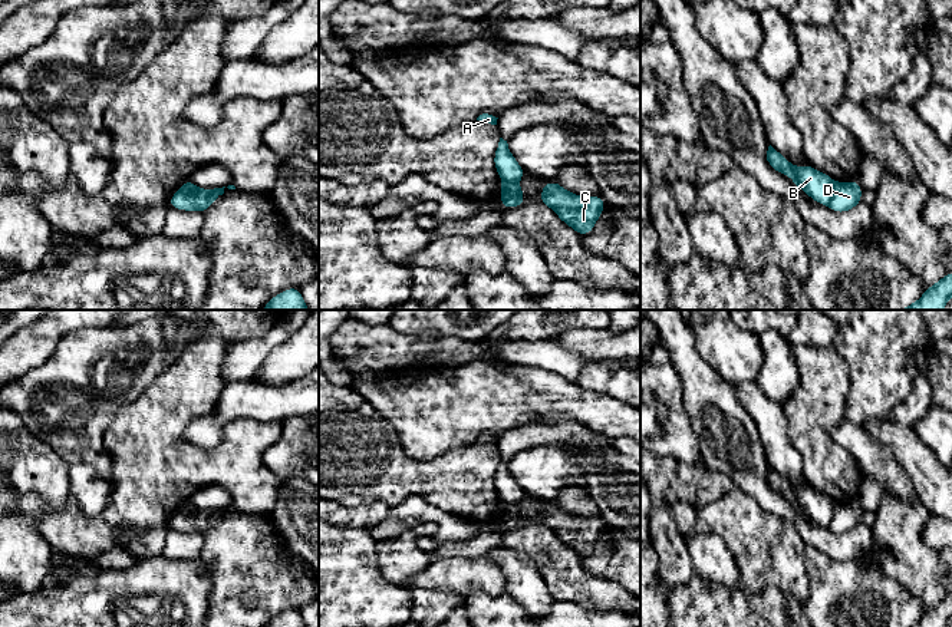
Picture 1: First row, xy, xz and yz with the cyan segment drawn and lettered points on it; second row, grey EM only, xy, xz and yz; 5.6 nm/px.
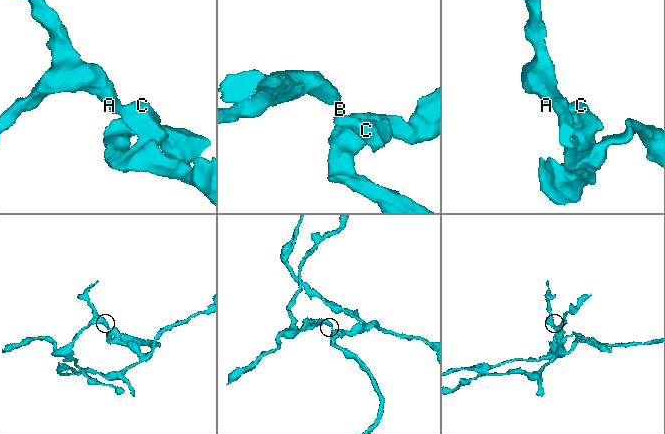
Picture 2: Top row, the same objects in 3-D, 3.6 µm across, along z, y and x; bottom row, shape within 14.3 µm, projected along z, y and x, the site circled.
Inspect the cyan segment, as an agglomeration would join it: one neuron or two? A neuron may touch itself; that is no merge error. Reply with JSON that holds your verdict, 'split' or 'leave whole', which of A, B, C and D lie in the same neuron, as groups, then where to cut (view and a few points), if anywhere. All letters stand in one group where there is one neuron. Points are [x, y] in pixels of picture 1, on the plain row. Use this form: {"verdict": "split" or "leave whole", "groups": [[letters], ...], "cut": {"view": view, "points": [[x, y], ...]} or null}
{"verdict": "split", "groups": [["A", "B"], ["C", "D"]], "cut": {"view": "yz", "points": [[834, 504], [832, 520], [827, 525]]}}

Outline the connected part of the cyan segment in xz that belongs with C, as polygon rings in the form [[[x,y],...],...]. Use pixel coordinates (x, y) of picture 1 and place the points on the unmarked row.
[[[556,502],[541,508],[540,525],[550,528],[557,538],[579,557],[587,557],[602,538],[605,521],[597,518],[580,518],[559,506]]]

